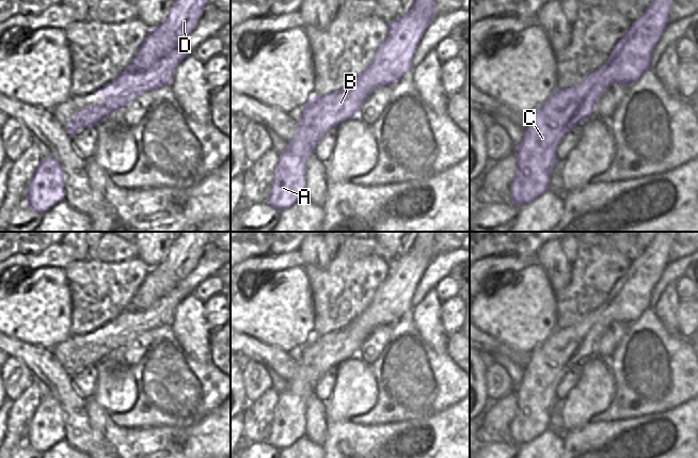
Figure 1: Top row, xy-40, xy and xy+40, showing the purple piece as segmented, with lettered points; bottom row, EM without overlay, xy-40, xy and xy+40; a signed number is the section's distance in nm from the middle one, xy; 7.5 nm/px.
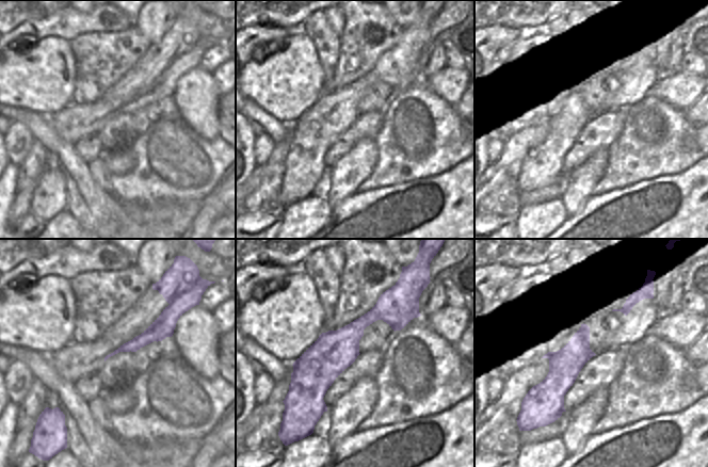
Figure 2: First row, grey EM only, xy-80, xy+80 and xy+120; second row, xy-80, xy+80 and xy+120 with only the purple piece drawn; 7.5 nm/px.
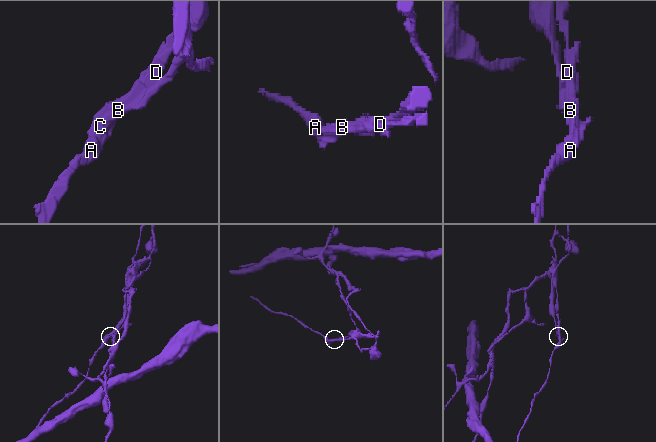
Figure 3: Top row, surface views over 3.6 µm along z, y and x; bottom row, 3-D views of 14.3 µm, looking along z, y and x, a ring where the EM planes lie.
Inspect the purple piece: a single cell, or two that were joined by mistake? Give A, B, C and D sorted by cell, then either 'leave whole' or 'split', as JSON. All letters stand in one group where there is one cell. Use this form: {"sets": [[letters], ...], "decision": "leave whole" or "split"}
{"sets": [["A", "B", "C"], ["D"]], "decision": "split"}

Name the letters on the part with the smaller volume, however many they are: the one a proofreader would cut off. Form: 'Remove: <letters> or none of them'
Remove: A, B, C.

